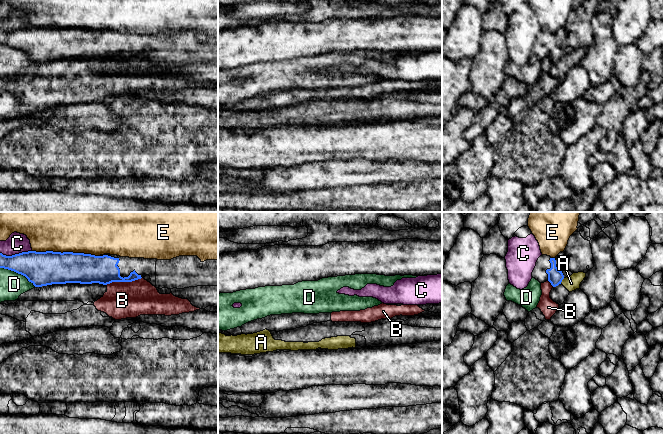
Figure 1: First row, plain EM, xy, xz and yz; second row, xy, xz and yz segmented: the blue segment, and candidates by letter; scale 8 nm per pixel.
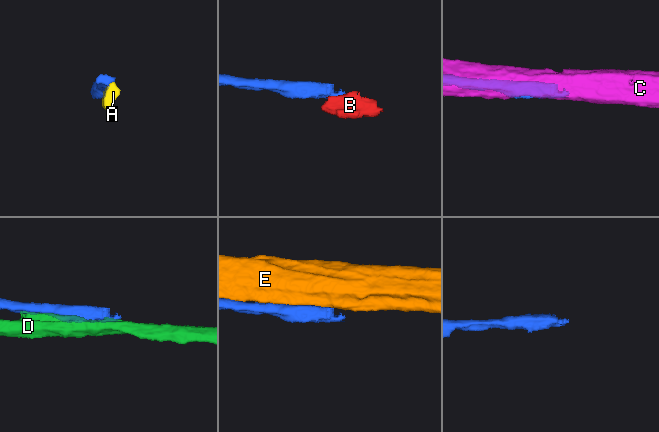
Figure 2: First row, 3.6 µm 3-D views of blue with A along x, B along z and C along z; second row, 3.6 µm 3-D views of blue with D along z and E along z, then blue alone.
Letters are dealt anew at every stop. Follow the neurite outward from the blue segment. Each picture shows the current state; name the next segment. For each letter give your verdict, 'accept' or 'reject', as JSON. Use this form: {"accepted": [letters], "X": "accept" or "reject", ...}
{"accepted": [], "A": "reject", "B": "reject", "C": "reject", "D": "reject", "E": "reject"}

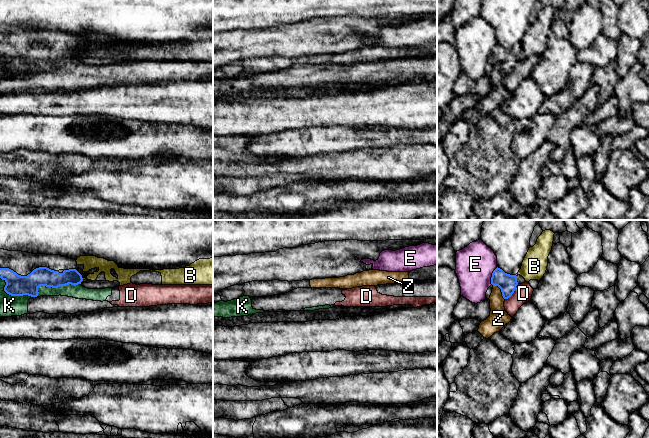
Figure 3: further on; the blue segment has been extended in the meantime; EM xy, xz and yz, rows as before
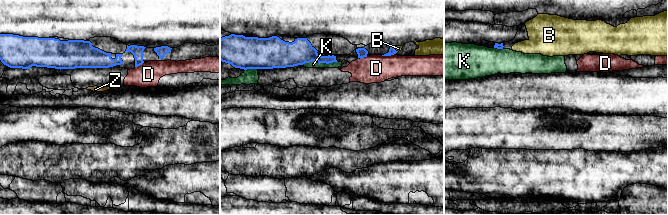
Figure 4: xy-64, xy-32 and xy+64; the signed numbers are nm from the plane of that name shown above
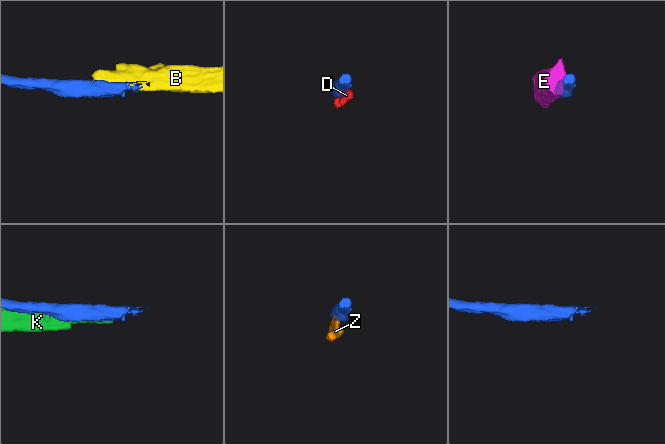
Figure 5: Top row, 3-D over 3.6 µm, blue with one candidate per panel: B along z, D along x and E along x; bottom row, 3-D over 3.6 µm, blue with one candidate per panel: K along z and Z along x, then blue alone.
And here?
{"accepted": [], "B": "reject", "D": "reject", "E": "reject", "K": "reject", "Z": "reject"}

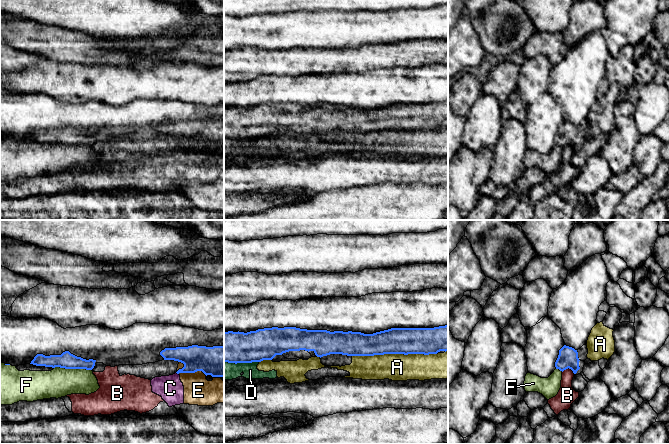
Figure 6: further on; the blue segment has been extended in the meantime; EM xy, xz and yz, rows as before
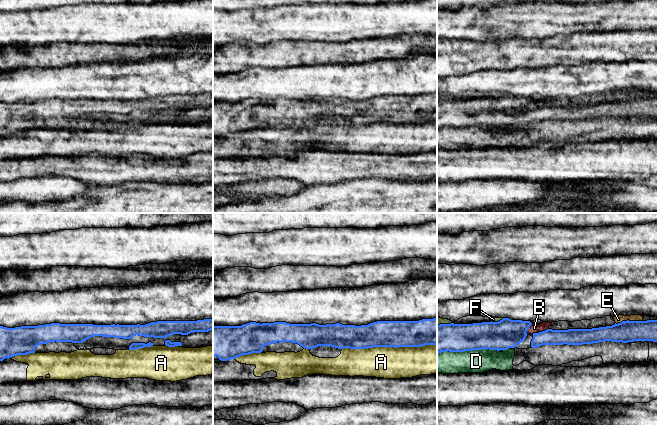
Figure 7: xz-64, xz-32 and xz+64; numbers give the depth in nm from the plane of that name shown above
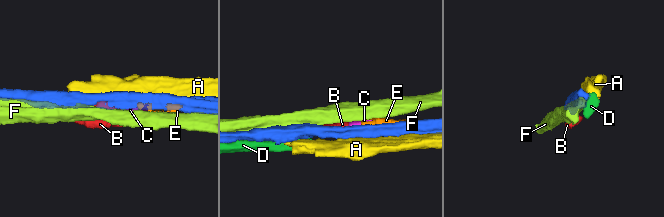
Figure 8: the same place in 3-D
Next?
{"accepted": [], "A": "reject", "B": "reject", "C": "reject", "D": "reject", "E": "reject", "F": "reject"}

